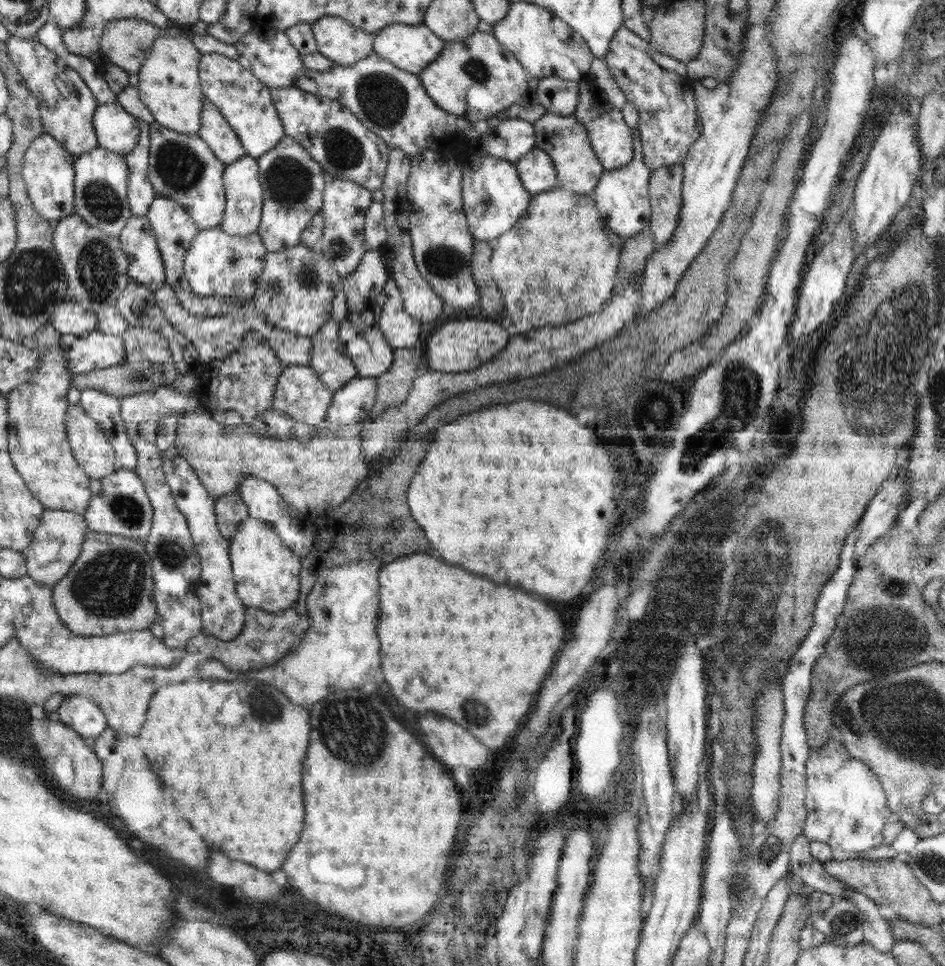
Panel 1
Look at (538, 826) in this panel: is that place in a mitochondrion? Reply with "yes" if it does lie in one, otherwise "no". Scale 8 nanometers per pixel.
no

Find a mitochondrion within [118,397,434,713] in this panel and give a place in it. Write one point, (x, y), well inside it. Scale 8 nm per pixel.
(172, 554)

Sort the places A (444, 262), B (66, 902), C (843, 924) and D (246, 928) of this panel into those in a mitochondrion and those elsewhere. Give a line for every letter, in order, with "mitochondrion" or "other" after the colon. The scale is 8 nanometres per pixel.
A: mitochondrion
B: other
C: mitochondrion
D: other

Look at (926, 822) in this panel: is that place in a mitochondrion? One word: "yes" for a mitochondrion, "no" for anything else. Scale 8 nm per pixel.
yes

